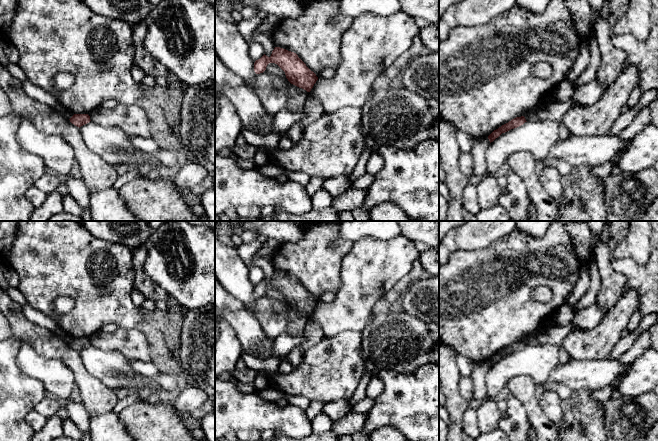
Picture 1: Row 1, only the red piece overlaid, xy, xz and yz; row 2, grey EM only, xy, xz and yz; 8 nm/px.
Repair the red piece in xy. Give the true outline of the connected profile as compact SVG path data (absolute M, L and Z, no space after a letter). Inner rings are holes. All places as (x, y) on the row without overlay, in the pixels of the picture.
M74 338L69 344L79 352L91 345L88 338Z

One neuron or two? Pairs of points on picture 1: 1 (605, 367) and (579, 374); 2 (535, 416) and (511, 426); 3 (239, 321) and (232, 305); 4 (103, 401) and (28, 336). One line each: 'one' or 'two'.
1: one
2: two
3: two
4: one

